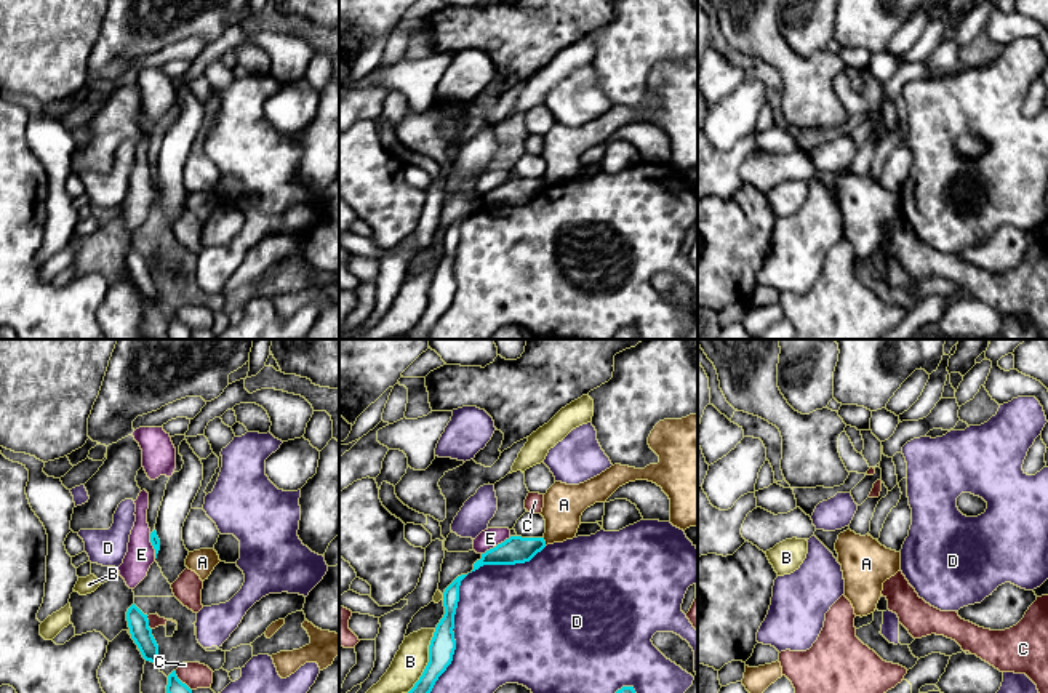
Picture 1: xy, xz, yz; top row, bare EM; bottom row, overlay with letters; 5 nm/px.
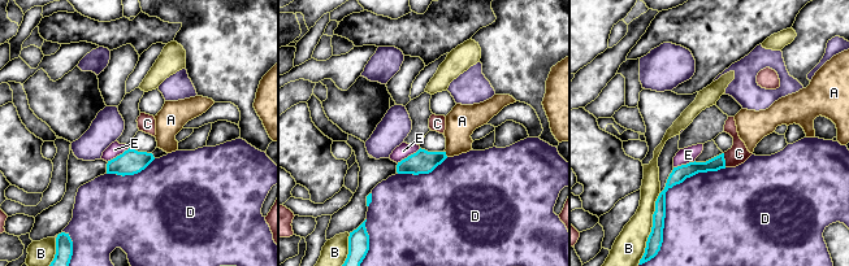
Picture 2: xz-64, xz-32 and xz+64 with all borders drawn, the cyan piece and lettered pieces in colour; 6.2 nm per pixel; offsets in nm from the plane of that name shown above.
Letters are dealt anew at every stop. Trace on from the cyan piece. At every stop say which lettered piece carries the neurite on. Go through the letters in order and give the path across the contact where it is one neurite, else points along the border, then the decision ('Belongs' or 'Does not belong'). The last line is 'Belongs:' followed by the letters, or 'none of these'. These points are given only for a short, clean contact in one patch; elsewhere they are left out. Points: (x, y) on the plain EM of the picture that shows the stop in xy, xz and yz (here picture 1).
A: Boundary: xz (543, 178), (546, 186). Does not belong
B: Does not belong
C: Does not belong
D: Does not belong
E: Does not belong
Belongs: none of these

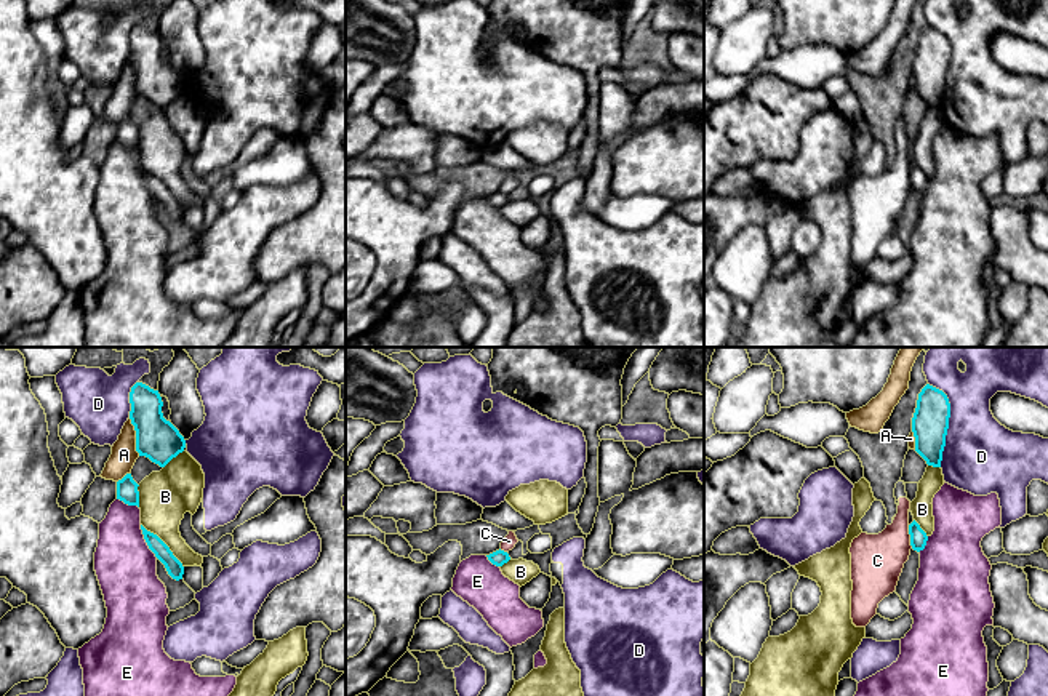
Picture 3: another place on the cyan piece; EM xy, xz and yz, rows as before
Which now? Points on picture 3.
A: Does not belong
B: Does not belong
C: Boundary: yz (908, 167), (912, 189). Does not belong
D: Does not belong
E: Does not belong
Belongs: none of these

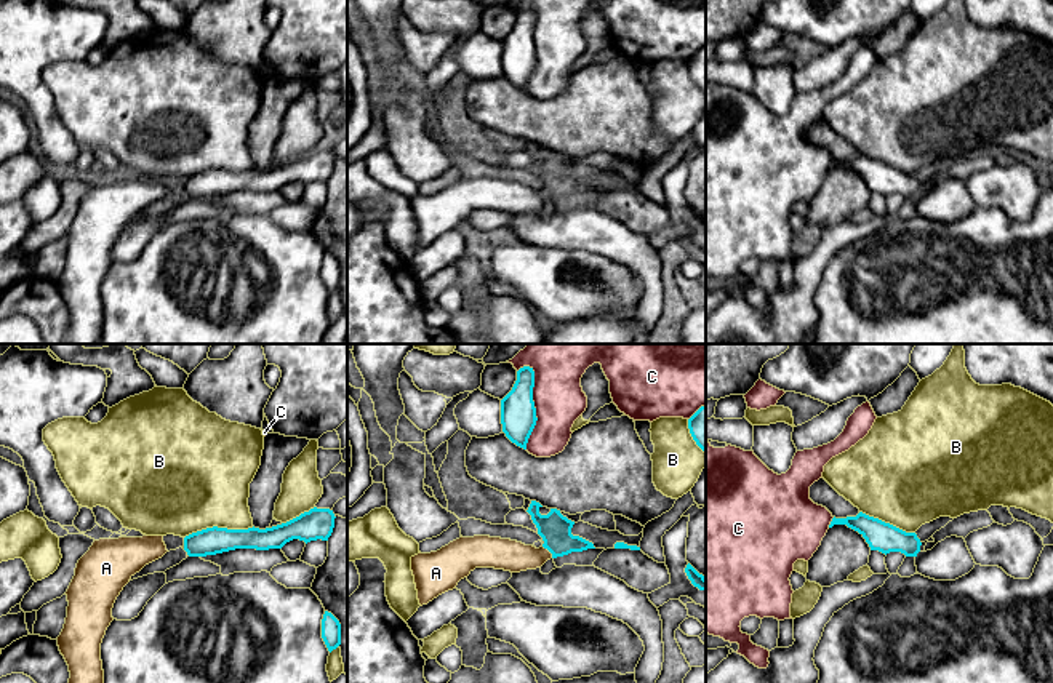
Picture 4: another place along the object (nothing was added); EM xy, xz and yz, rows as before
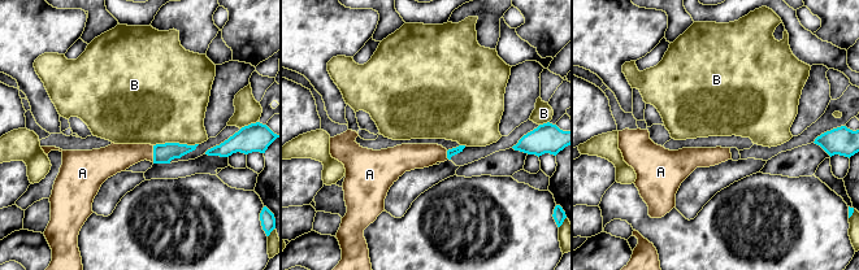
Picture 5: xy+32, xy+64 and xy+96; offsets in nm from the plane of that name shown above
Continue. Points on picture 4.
A: Path across: xz (554, 170), (549, 192), (501, 195). Belongs
B: Does not belong
C: Does not belong
Belongs: A

